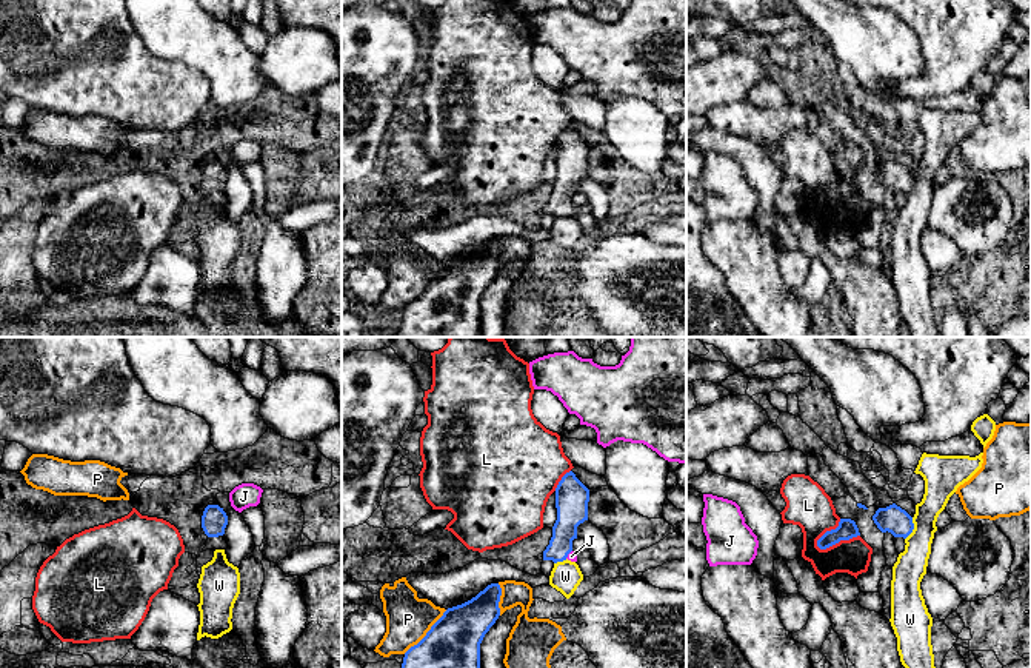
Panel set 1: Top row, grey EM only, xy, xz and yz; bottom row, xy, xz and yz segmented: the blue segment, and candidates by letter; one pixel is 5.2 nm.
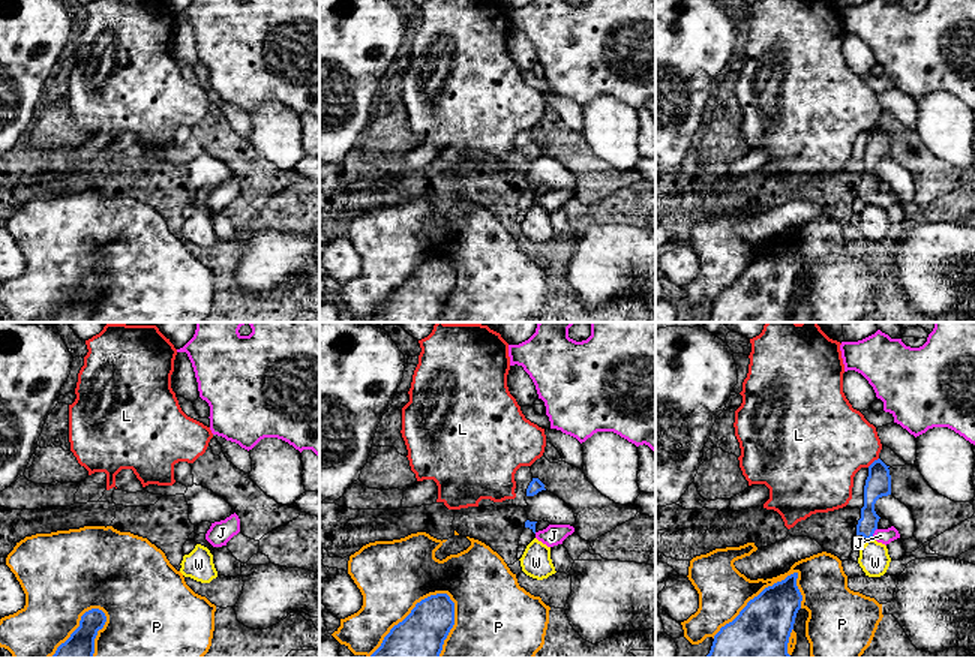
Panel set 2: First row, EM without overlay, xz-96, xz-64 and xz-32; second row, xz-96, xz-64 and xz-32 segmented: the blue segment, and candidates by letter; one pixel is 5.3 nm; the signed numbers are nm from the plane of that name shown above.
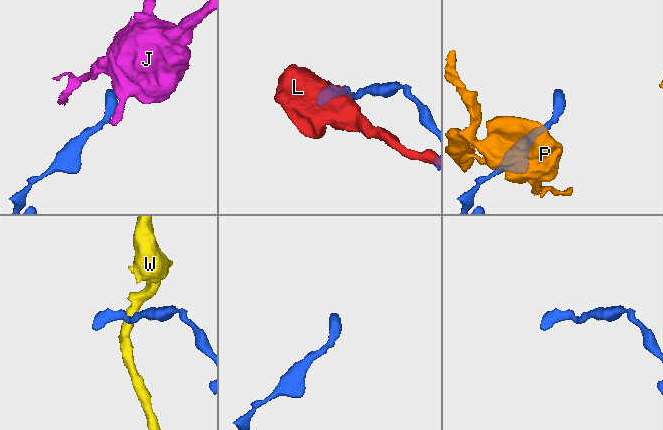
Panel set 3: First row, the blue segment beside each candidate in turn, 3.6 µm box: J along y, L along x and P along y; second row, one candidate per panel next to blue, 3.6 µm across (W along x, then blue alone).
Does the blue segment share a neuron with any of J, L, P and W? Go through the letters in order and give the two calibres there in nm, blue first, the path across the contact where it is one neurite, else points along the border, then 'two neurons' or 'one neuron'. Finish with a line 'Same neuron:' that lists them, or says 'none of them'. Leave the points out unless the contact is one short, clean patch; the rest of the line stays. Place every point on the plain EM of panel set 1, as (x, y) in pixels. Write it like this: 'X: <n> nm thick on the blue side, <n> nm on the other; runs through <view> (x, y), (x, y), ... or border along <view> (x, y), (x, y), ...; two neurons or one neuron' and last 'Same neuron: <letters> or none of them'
J: 160 nm thick on the blue side, 50 nm on the other; runs through xz (571, 160), (567, 177), (568, 208), (571, 211); one neuron
L: 100 nm thick on the blue side, 220 nm on the other; border along yz (859, 190), (840, 194), (825, 203), (816, 200); two neurons
P: 420 nm thick on the blue side, 240 nm on the other; two neurons
W: 140 nm thick on the blue side, 160 nm on the other; border along yz (913, 173), (913, 187), (905, 194); two neurons
Same neuron: J

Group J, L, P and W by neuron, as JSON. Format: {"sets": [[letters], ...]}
{"sets": [["J"], ["L"], ["P"], ["W"]]}

